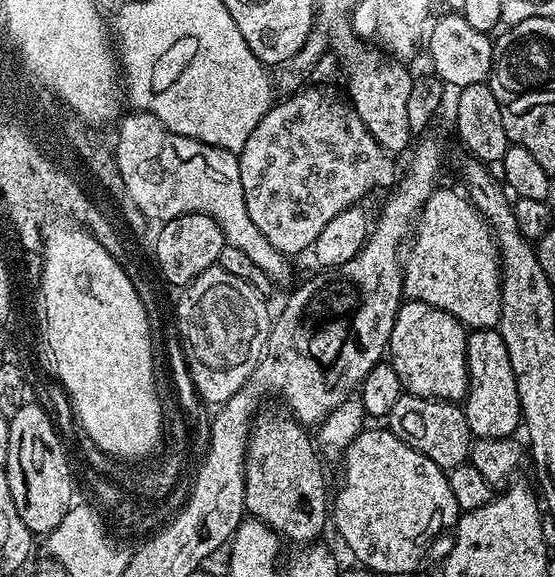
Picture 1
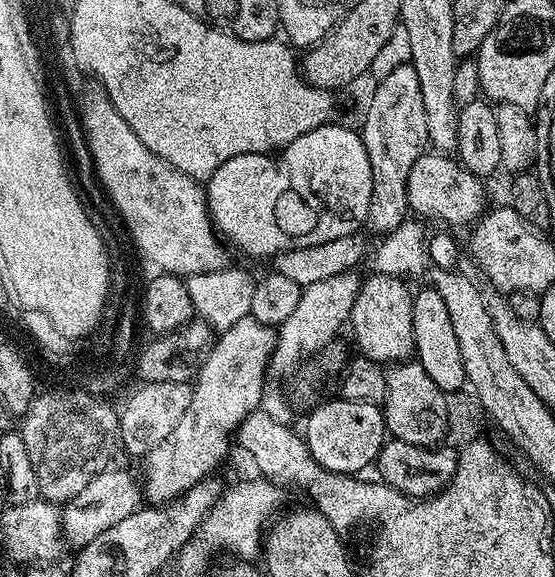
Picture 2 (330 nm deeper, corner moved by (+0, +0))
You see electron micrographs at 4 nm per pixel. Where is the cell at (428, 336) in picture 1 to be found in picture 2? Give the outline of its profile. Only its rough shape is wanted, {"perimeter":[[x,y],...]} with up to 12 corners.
{"perimeter":[[365,275],[350,329],[381,366],[416,351],[413,289]]}

